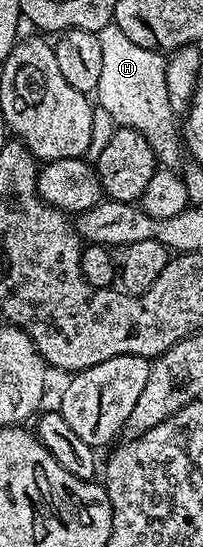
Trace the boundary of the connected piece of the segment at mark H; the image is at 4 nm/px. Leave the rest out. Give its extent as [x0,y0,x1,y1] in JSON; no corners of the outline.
[93,22,187,171]

